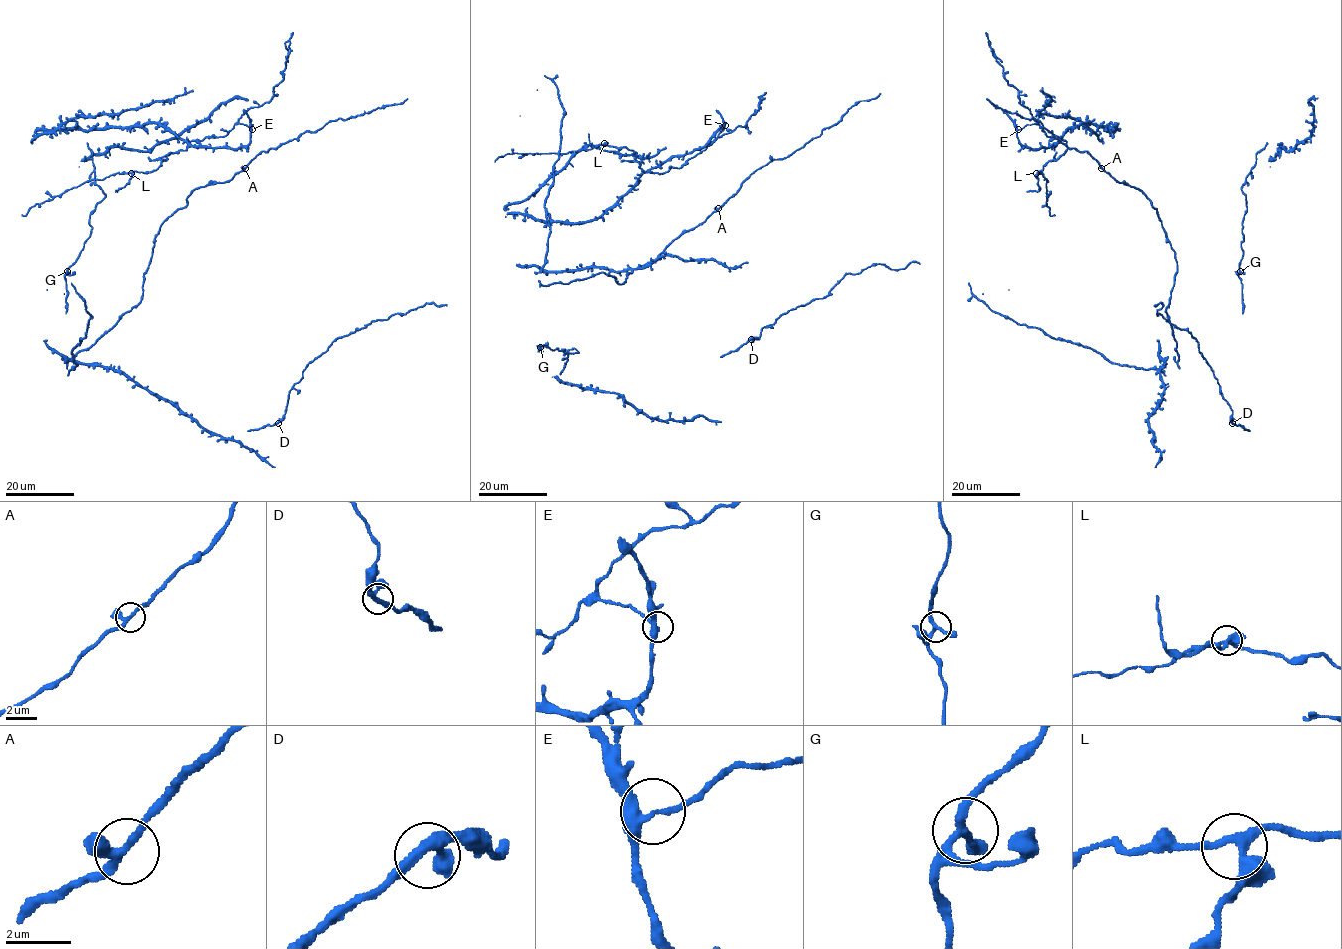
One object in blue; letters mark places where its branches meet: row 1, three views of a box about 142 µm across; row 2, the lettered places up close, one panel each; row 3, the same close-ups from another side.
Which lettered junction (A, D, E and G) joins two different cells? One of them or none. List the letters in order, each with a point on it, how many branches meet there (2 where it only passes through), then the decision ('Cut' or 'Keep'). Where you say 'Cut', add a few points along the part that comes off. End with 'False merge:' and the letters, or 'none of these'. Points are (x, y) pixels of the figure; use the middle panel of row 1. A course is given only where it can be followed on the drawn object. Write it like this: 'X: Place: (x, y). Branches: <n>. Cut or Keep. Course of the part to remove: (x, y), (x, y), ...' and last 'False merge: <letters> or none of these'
A: Place: (718, 208). Branches: 3. Keep
D: Place: (751, 339). Branches: 3. Keep
E: Place: (725, 125). Branches: 3. Cut. Course of the part to remove: (724, 126), (699, 154), (659, 174), (645, 172), (625, 147), (600, 144), (567, 153), (507, 154), (494, 161)
G: Place: (540, 347). Branches: 3. Keep
False merge: E

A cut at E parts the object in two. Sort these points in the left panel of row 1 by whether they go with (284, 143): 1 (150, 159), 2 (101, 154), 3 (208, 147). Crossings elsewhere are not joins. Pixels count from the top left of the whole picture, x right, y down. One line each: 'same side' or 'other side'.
1: other side
2: same side
3: same side

